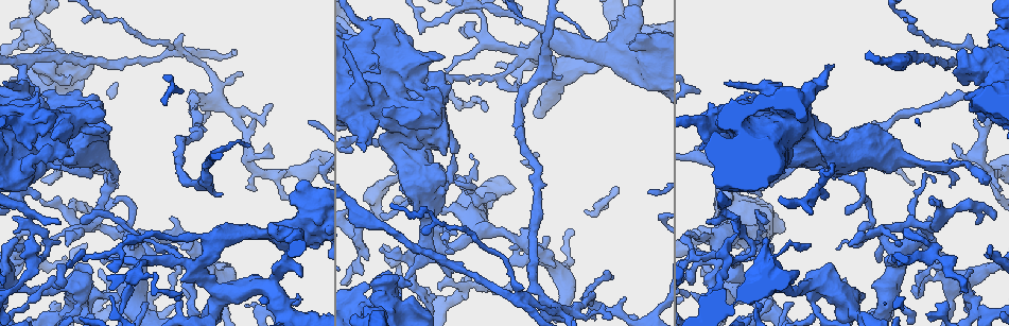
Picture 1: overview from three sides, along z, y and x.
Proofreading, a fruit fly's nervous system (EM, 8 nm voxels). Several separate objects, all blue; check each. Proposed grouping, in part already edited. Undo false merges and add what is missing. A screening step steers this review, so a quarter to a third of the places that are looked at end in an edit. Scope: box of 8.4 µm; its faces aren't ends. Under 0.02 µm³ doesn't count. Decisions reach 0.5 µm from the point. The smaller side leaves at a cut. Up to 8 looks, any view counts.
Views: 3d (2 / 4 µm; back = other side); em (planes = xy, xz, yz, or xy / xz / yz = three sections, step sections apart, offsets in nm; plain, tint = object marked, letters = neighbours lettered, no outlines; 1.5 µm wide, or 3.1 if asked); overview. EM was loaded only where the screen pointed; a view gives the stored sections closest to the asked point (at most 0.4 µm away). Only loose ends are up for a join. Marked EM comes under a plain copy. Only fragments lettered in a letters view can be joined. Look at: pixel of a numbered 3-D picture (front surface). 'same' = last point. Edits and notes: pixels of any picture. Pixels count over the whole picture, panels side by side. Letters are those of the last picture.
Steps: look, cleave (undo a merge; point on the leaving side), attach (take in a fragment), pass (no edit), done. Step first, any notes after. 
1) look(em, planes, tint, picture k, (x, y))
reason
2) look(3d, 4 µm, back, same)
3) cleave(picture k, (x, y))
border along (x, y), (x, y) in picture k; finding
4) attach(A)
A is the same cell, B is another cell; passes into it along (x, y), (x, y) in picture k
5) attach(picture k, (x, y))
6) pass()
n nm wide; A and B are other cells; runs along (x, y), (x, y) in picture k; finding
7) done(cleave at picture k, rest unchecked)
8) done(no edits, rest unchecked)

look(em, xz, step 8, letters, picture 1, (964, 309))
an open end

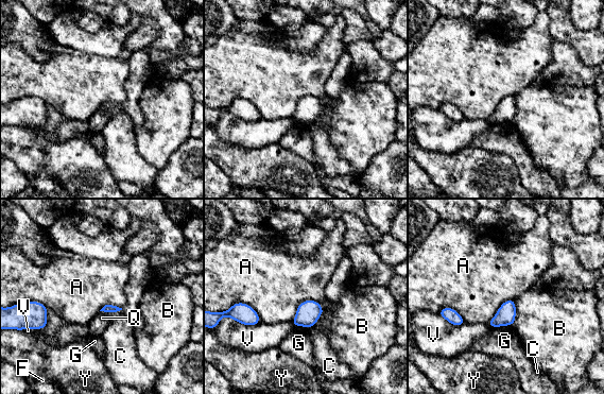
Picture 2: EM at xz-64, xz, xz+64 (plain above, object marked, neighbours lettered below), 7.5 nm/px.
look(em, planes, letters, same)
another direction

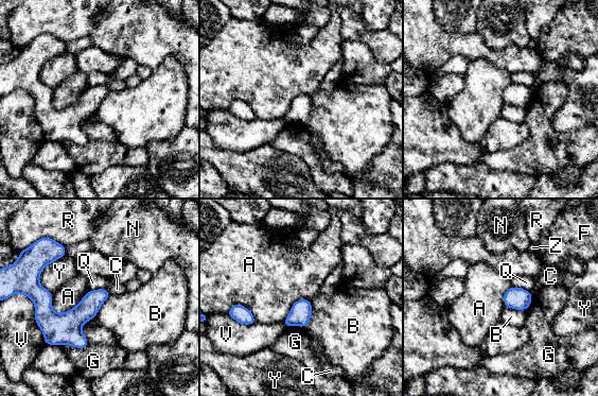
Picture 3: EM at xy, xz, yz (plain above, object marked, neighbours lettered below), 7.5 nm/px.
pass()
V touches over 400 nm; A, B, C, F, G, N, Q, R, V, Y and Z are other cells; border along (88, 291), (75, 306), (52, 310) in picture 3; no lettered fragment goes on from it

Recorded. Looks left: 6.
look(em, xy, step 4, tint, picture 1, (708, 220))
branch stops here

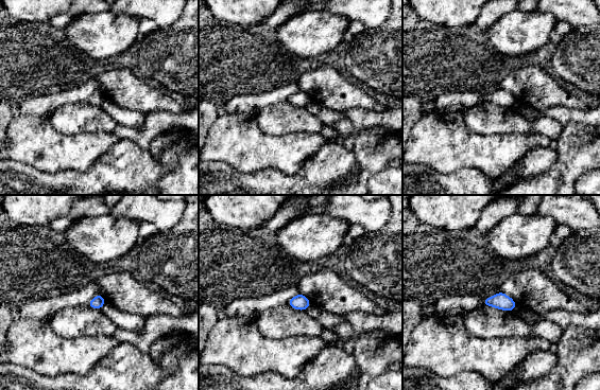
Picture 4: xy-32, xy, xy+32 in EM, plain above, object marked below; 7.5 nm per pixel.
look(em, planes, letters, same)
another direction

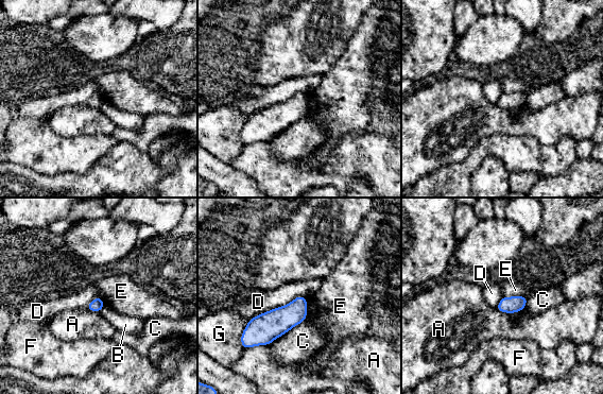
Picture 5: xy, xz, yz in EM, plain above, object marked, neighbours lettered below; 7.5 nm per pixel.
pass()
A, B, C, D, E, F and G are other cells; border along (307, 297), (295, 296), (248, 320) in picture 5; none of them fits

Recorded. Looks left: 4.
look(3d, 2 µm, picture 1, (810, 243))
tapers out

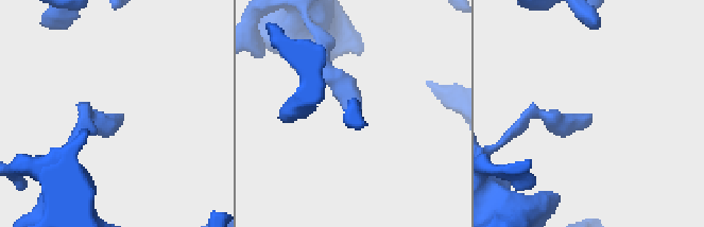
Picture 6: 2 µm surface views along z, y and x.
look(em, xy, step 4, letters, picture 6, (588, 115))
now the EM

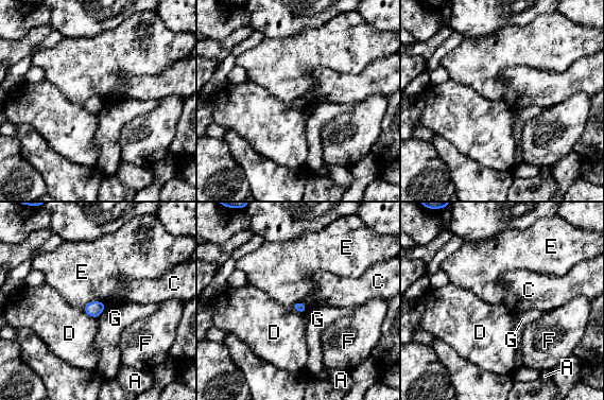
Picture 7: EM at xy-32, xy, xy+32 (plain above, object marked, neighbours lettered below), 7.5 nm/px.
pass()
A, C, D, E, F and G are other cells; border along (104, 302), (89, 301), (83, 307) in picture 7; none of them fits

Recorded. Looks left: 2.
done(no edits, rest unchecked)

